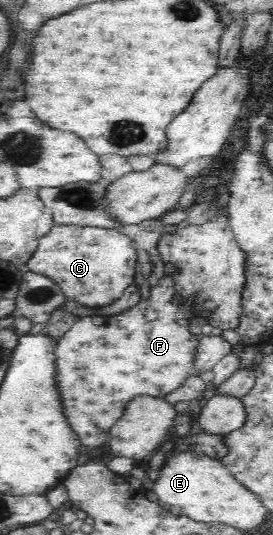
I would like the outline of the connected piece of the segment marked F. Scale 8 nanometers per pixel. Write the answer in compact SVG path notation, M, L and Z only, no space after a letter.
M165 270L165 277L161 278L155 286L149 287L149 296L147 298L143 298L143 300L140 298L133 306L128 306L126 309L120 310L117 314L110 314L110 315L85 315L82 316L81 318L76 319L75 322L72 322L72 325L60 336L57 338L54 338L55 342L55 348L53 348L53 356L55 356L55 360L53 360L54 364L54 389L56 392L58 392L58 397L59 397L59 404L60 404L60 411L62 412L62 415L64 416L64 422L67 423L67 426L71 429L71 432L74 434L75 437L77 437L78 443L87 446L87 448L101 448L103 444L108 444L109 442L109 436L110 436L110 430L111 427L121 418L121 415L124 413L124 409L127 406L128 402L131 402L132 398L135 398L139 395L149 395L149 396L159 396L159 397L165 397L167 394L170 392L173 392L176 388L179 388L184 382L185 379L188 376L195 375L197 374L195 370L195 358L196 358L196 352L197 352L197 346L198 346L198 337L192 335L191 331L189 331L189 322L195 318L195 311L196 308L190 307L190 308L179 308L179 306L175 306L173 304L173 298L178 297L177 292L175 290L174 284L172 281L169 279L169 275L167 275L167 270Z

